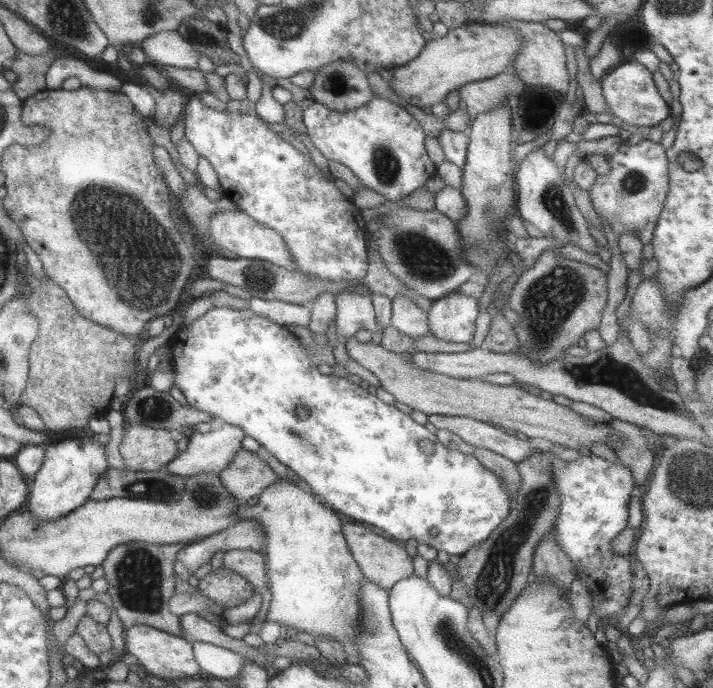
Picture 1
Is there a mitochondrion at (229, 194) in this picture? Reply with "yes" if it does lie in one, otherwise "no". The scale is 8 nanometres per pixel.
no

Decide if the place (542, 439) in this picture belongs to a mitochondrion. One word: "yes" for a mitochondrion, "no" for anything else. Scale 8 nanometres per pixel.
no

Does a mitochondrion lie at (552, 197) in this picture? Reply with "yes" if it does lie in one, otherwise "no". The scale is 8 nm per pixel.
yes

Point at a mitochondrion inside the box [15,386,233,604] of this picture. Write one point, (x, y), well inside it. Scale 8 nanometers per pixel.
(153, 408)

